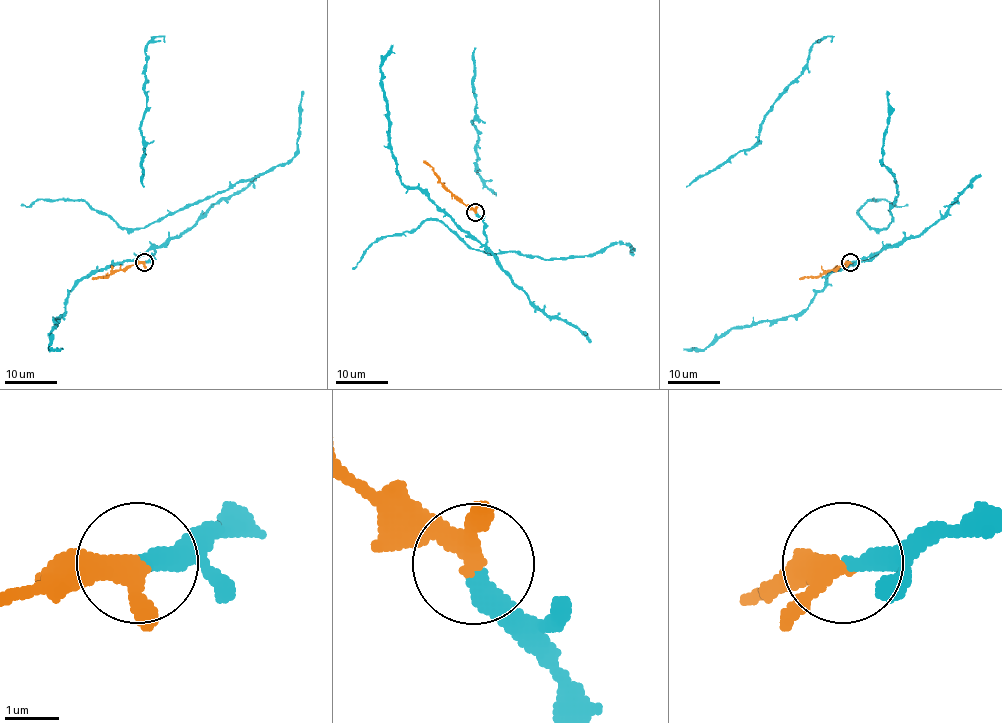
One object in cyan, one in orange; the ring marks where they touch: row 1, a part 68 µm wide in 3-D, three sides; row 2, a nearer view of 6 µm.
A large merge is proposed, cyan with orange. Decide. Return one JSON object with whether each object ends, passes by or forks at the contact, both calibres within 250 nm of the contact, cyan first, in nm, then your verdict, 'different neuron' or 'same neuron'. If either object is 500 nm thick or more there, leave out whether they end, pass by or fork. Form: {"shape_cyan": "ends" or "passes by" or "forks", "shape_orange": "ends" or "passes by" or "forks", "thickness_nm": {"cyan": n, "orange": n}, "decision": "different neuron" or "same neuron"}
{"shape_cyan": "ends", "shape_orange": "passes by", "thickness_nm": {"cyan": 360, "orange": 320}, "decision": "same neuron"}

